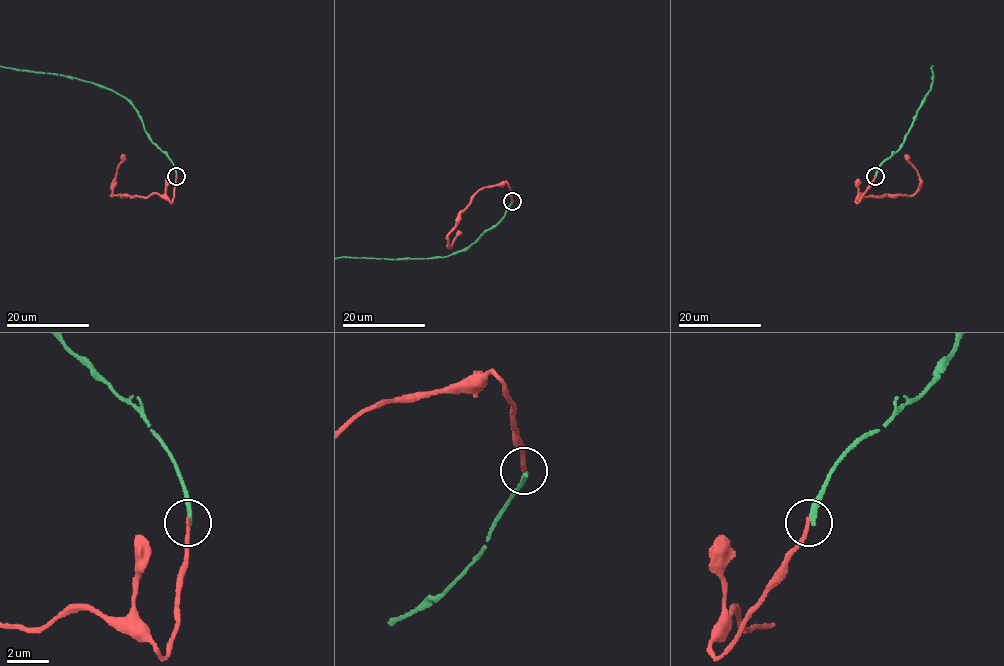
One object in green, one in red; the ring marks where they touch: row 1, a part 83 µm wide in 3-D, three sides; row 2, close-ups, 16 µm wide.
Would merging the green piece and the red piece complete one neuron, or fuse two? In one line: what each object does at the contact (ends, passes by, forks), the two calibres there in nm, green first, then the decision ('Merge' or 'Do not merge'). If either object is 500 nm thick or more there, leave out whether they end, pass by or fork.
At the ring green ends. At the ring red ends. Thickness 260 nm (green) against 190 nm. Do not merge

